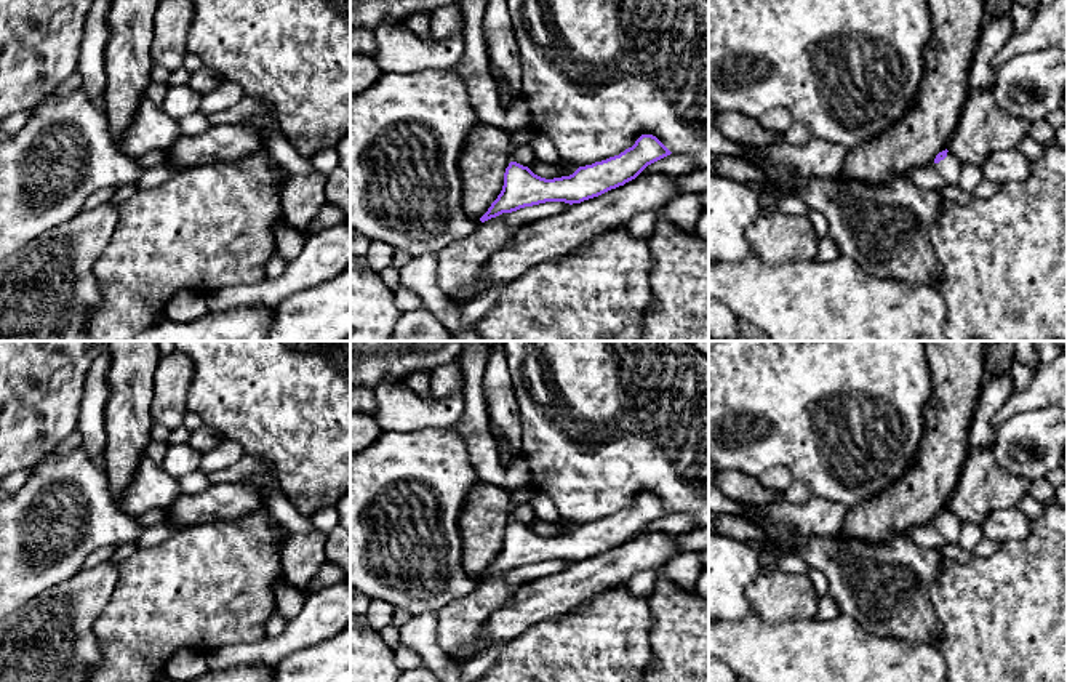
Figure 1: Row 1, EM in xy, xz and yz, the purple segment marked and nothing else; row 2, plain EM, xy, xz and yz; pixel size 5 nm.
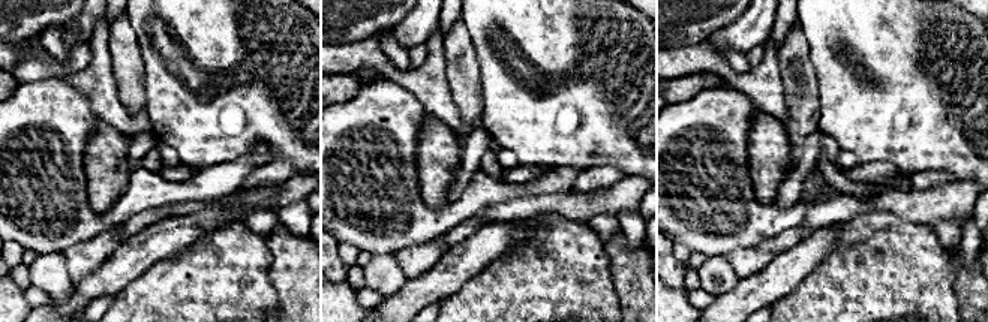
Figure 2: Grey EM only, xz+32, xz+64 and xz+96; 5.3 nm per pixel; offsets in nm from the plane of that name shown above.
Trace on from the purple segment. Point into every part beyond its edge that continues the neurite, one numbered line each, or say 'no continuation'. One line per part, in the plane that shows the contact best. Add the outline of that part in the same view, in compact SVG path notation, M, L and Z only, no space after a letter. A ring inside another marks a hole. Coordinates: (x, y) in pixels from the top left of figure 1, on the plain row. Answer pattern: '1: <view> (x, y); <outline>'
1: yz (949, 527); M949 509L944 519L933 522L933 527L945 543L955 544L960 540L961 524L963 522Z

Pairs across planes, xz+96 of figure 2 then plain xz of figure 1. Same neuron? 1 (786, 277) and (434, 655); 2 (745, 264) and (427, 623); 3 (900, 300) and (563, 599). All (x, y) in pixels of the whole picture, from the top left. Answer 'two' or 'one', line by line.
1: two
2: two
3: two

